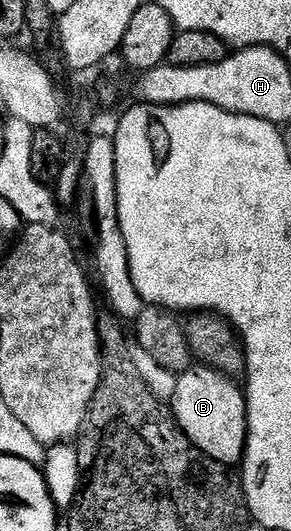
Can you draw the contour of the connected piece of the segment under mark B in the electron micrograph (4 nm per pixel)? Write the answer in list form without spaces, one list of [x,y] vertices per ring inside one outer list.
[[[193,366],[187,372],[177,375],[174,398],[170,401],[172,415],[180,423],[181,430],[190,438],[190,442],[202,454],[206,454],[210,459],[218,461],[220,464],[229,466],[239,465],[244,458],[244,443],[248,440],[248,402],[246,392],[240,388],[235,379],[224,376],[220,372],[215,372],[212,368],[203,366]]]

